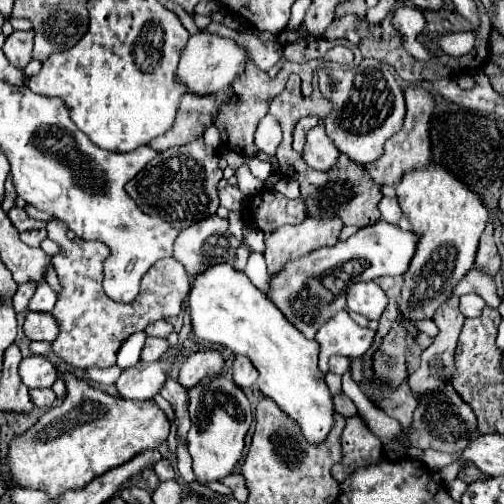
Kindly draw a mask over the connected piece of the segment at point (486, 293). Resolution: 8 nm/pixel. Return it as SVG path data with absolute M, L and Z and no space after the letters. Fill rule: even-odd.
M474 267L463 277L463 279L456 285L454 295L460 297L468 293L477 293L481 295L489 305L499 307L501 299L495 291L495 283L493 279L489 279L489 275L483 275L477 267Z

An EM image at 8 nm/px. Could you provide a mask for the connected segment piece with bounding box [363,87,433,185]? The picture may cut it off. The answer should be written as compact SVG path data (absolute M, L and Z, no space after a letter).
M407 87L405 89L405 101L407 101L407 117L401 133L395 133L387 143L385 143L385 153L369 163L363 165L365 171L369 173L371 181L375 183L385 183L385 185L397 185L401 177L411 171L411 169L421 169L429 165L431 151L429 151L429 121L433 117L433 99L429 91L423 87Z

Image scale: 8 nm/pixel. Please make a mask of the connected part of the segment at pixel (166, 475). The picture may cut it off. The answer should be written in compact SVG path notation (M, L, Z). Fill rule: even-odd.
M169 459L157 461L153 469L155 469L155 473L157 473L157 477L159 477L161 481L167 481L167 479L173 479L173 477L175 477L175 469L173 469L173 465L171 465Z

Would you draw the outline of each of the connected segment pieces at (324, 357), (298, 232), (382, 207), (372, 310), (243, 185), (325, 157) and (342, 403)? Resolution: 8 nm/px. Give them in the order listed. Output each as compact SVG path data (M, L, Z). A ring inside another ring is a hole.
M347 311L335 313L315 335L315 341L321 345L319 353L319 369L323 375L329 371L329 357L333 353L341 355L355 355L361 357L373 341L373 331L369 327L359 327Z
M337 217L305 219L299 225L283 225L265 237L263 257L267 259L269 275L277 275L287 261L299 259L325 245L335 245L343 229Z
M383 197L379 201L379 213L381 213L383 221L397 225L397 221L401 219L401 209L397 205L397 197Z
M373 281L351 285L351 289L347 291L347 309L357 311L367 319L379 319L381 313L385 311L385 305L387 305L387 295Z
M247 165L237 167L235 175L237 175L237 179L239 179L239 189L243 191L243 195L251 197L251 195L255 195L255 193L259 193L259 191L261 191L263 183L261 183L257 177L253 177L253 173L249 171L249 167L247 167Z
M321 125L313 127L307 133L307 143L303 149L305 163L317 171L325 171L333 167L337 157L339 153L337 149L333 149L333 143L329 141L329 137L325 137L325 129L321 129Z
M337 395L337 397L333 399L333 405L335 405L335 411L337 411L339 415L343 415L343 417L353 417L353 415L357 413L353 401L351 401L347 395Z

